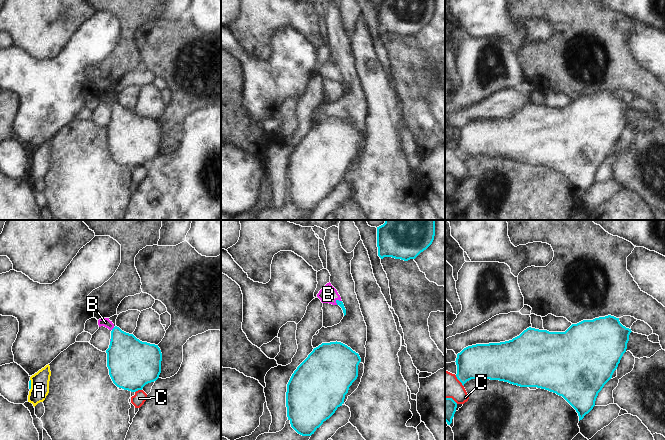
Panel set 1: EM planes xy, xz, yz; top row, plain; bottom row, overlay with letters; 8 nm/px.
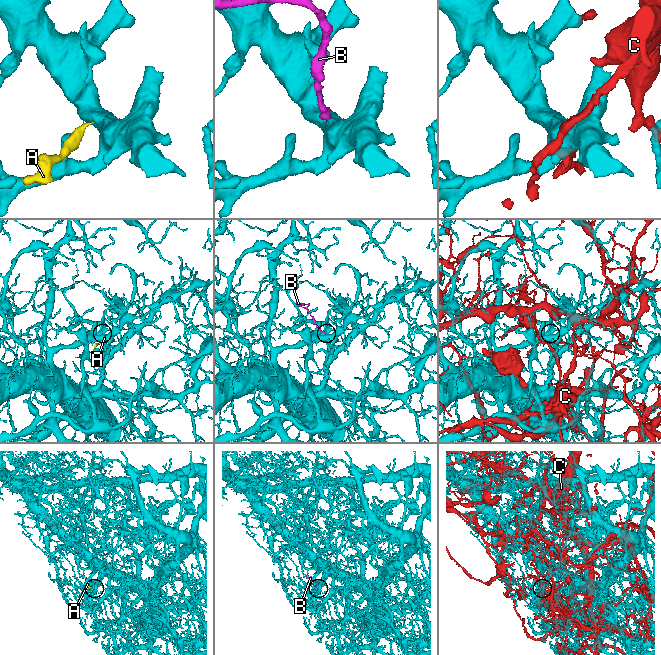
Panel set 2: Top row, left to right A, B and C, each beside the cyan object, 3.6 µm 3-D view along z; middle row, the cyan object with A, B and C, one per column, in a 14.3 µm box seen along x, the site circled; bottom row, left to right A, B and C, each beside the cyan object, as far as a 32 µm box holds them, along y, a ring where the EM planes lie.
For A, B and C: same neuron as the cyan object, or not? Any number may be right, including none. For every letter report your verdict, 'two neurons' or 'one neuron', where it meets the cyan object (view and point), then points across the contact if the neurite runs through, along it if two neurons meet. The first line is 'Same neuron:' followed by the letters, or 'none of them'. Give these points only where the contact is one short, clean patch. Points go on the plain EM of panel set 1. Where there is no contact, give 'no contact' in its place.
Same neuron: B
A: two neurons; contact xy (30, 160); border xy (30, 155), (30, 165)
B: one neuron; contact xz (337, 76); way xz (340, 79), (337, 76), (328, 70)
C: two neurons; contact xy (138, 165)

